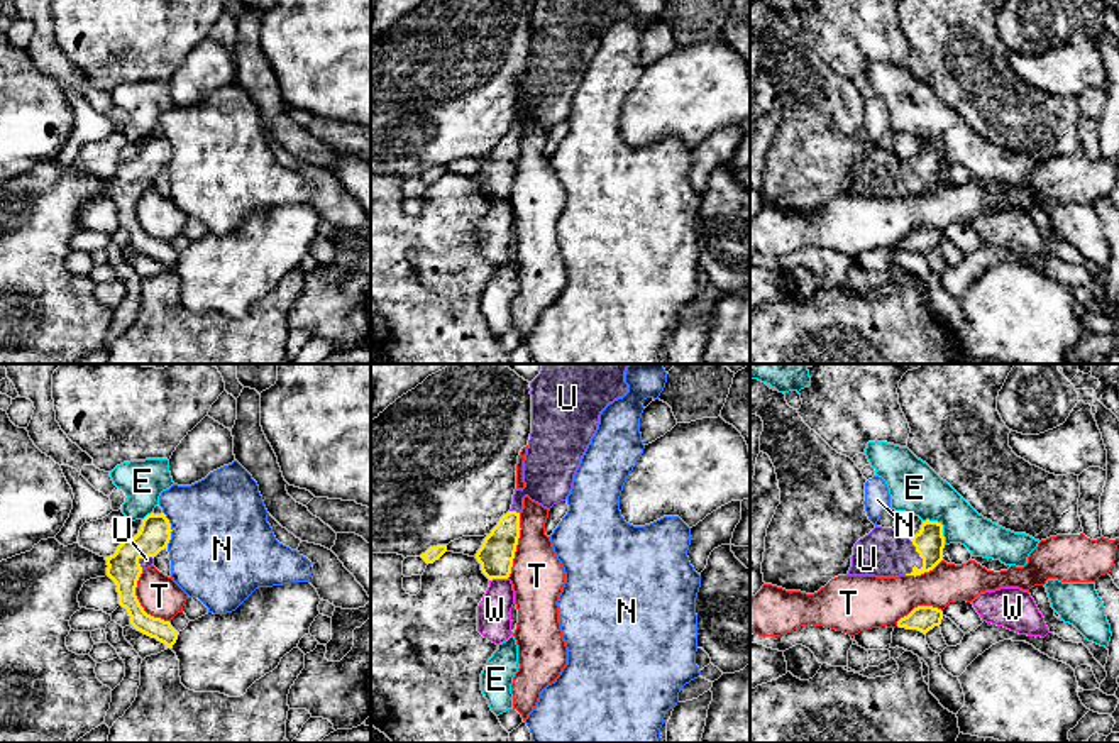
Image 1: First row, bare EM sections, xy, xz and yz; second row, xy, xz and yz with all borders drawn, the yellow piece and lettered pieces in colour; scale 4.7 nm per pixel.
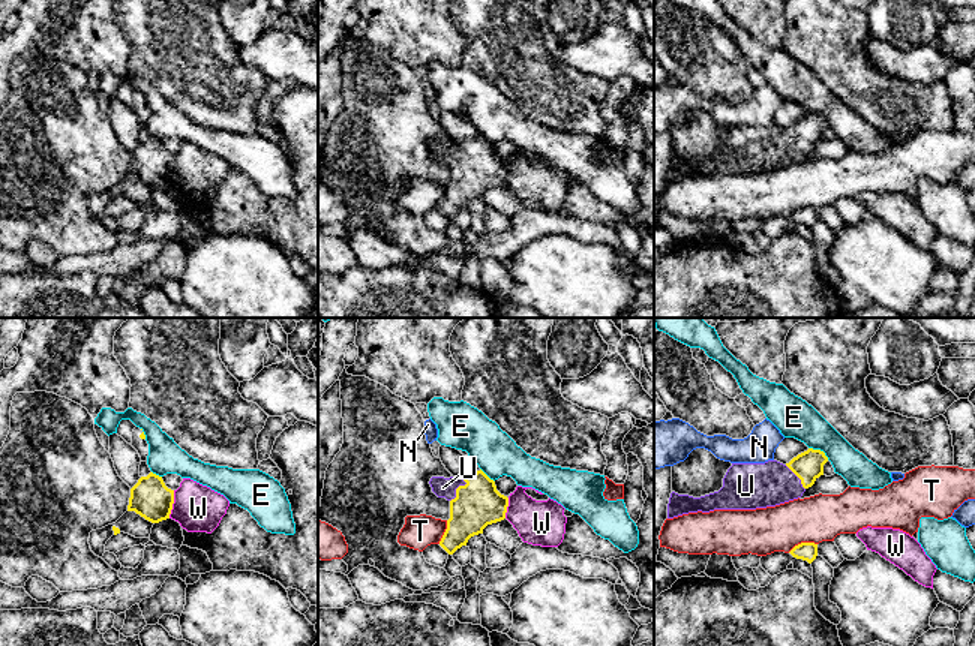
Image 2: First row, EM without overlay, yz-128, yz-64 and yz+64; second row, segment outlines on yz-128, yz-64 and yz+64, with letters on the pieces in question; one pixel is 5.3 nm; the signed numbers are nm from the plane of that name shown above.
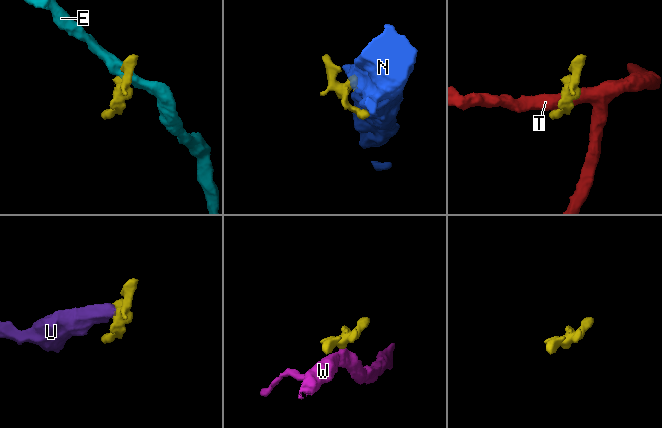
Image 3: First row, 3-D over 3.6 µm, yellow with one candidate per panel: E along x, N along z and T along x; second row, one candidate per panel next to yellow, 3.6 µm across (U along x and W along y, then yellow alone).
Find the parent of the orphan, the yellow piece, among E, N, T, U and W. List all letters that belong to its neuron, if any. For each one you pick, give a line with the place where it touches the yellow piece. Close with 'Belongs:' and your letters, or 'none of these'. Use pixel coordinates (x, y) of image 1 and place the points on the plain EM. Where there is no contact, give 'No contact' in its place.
U: Touches yellow at yz (923, 183)
Belongs: U

